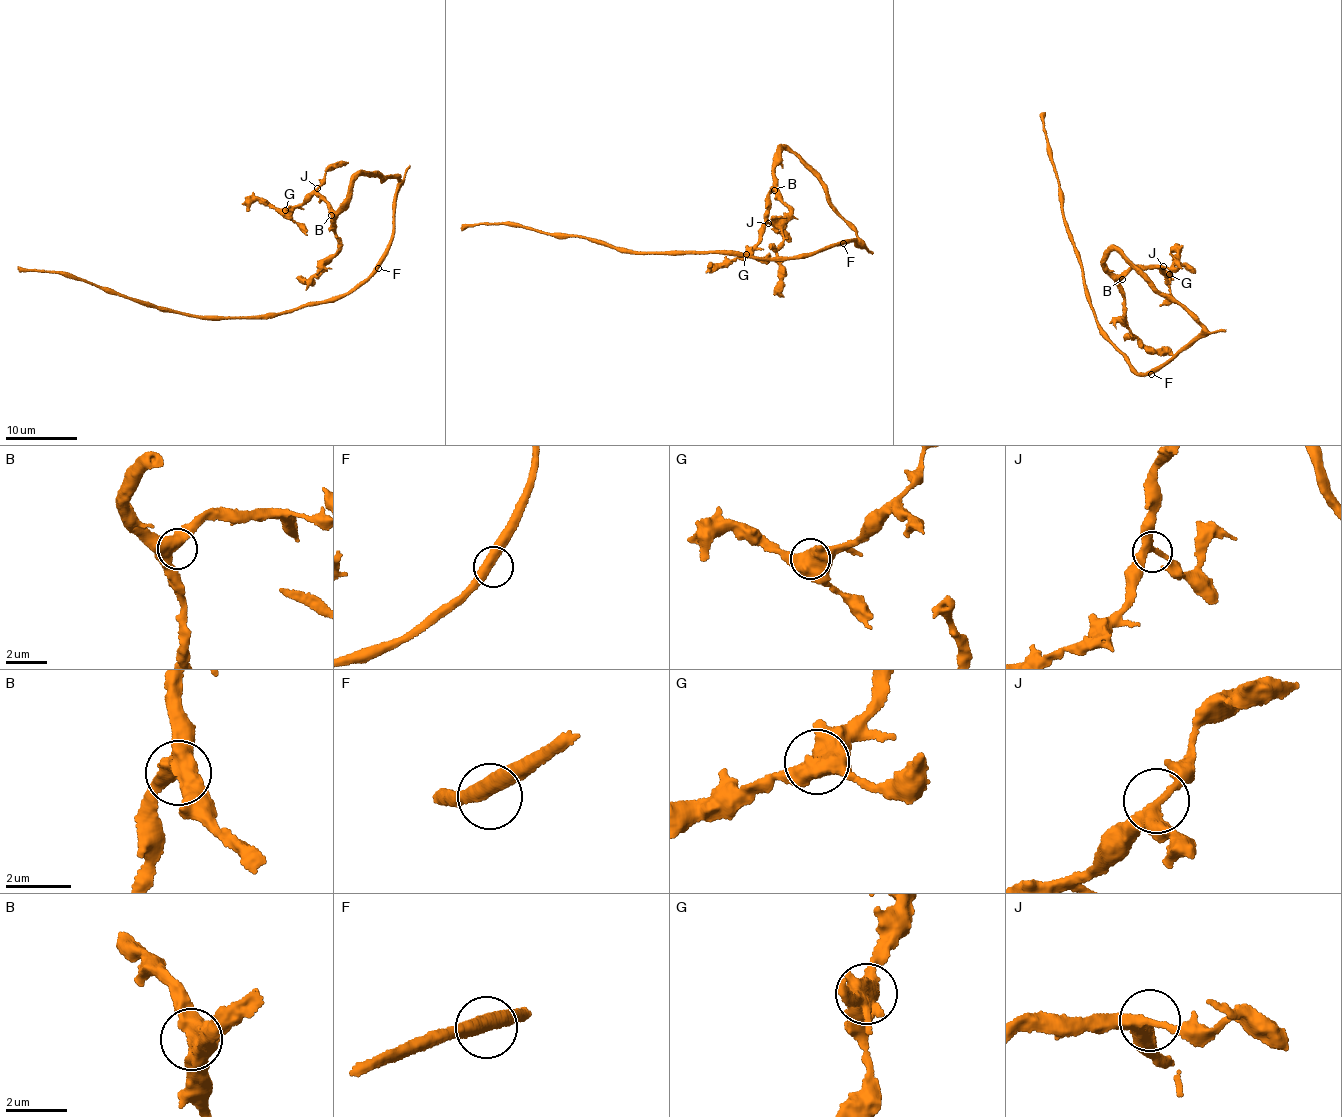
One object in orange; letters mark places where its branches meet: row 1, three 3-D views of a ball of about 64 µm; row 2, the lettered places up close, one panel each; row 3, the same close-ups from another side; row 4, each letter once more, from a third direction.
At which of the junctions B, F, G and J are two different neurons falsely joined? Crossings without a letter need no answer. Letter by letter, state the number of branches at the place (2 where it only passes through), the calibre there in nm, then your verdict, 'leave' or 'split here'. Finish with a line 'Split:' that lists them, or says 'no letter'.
B: branches 3; calibre 500 nm; leave
F: branches 2; calibre 440 nm; leave
G: branches 3; calibre 650 nm; leave
J: branches 3; calibre 300 nm; leave
Split: no letter

